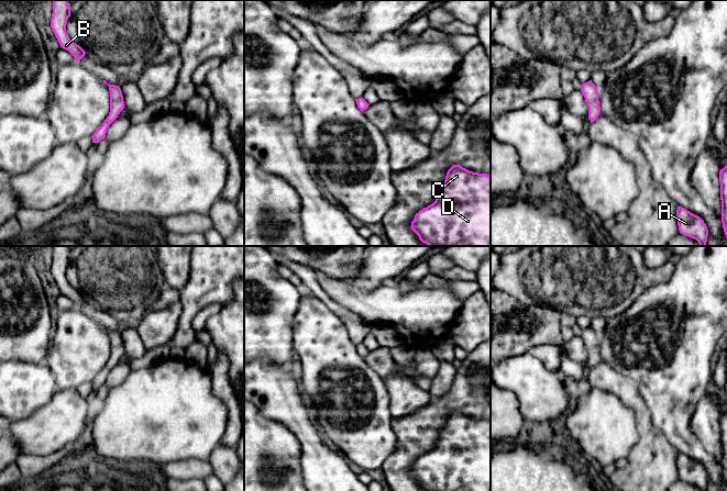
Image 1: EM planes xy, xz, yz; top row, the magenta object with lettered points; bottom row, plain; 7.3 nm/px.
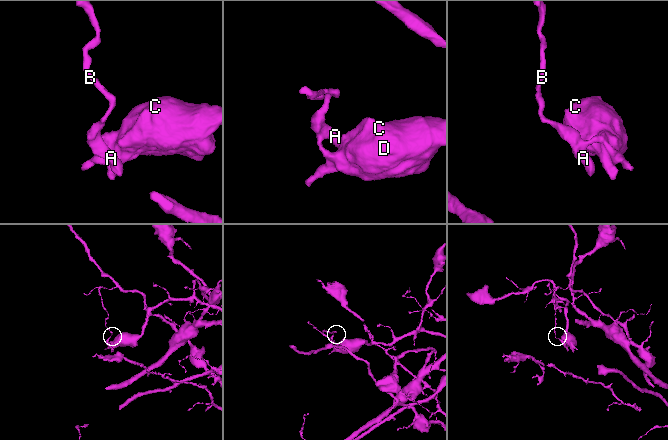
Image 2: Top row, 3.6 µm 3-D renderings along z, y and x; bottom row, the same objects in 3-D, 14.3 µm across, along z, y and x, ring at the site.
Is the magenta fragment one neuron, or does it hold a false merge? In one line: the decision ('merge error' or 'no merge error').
merge error

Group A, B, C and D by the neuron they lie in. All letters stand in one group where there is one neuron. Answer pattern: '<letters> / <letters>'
A C D / B

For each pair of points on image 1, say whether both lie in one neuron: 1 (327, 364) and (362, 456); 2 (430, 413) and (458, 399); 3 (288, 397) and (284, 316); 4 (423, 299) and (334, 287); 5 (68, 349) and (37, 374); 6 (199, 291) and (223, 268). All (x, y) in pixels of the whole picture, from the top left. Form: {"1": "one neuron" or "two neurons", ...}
{"1": "one neuron", "2": "one neuron", "3": "two neurons", "4": "one neuron", "5": "two neurons", "6": "one neuron"}

